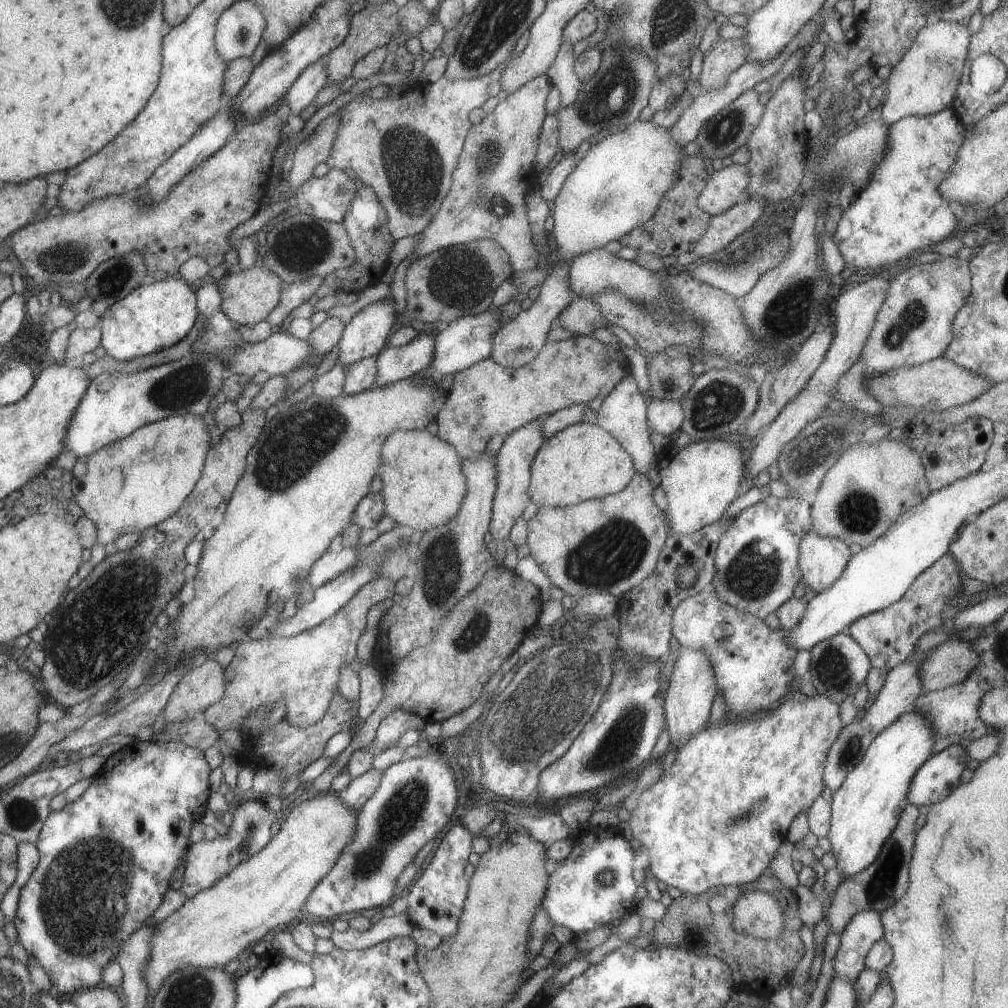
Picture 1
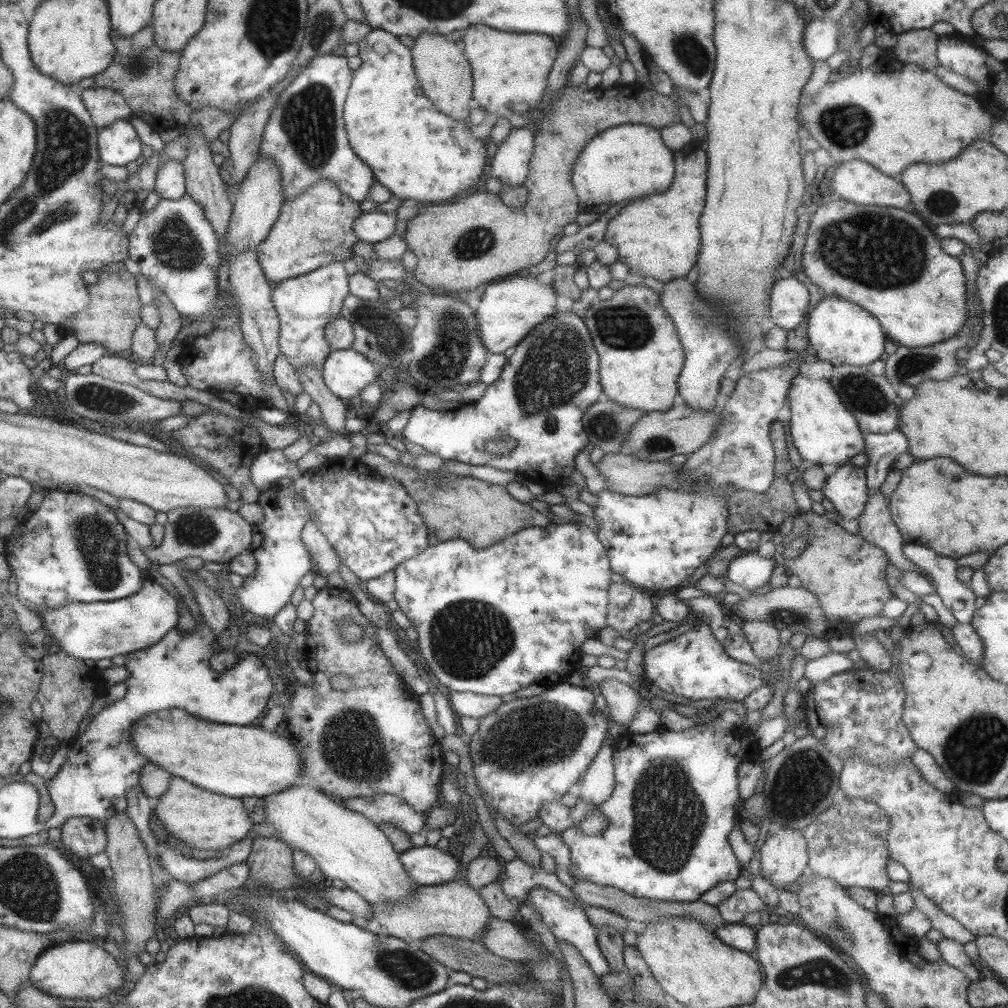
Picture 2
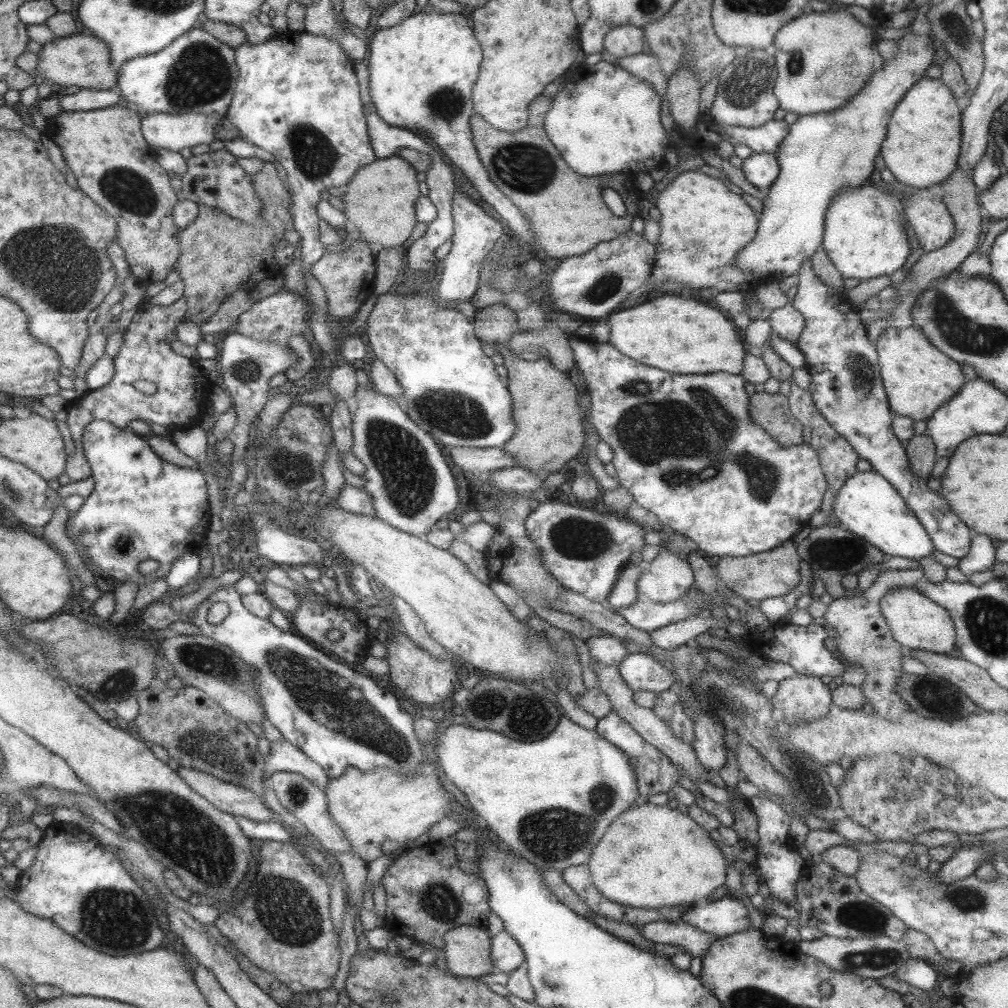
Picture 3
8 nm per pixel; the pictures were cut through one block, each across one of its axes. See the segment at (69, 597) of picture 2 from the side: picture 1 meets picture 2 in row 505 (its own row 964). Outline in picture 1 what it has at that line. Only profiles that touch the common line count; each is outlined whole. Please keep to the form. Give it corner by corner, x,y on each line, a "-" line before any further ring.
135,741
123,744
119,750
112,753
105,760
99,773
91,777
91,783
82,794
71,803
65,804
58,811
49,811
37,834
34,845
38,850
38,863
31,876
27,878
25,884
18,892
18,902
16,906
13,924
16,928
16,941
25,950
27,956
37,960
51,984
55,986
61,994
76,993
79,990
86,990
87,986
96,986
101,982
101,971
107,962
116,962
115,956
121,948
121,944
143,926
143,922
153,916
153,912
161,904
163,894
169,888
169,876
179,868
184,866
185,851
188,849
189,833
191,824
197,822
203,812
207,809
207,797
212,789
209,784
209,766
203,757
203,751
196,748
189,748
180,742
155,742
155,741

